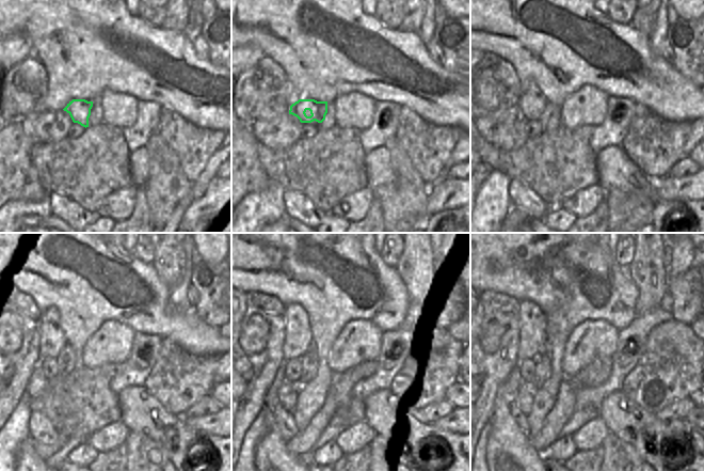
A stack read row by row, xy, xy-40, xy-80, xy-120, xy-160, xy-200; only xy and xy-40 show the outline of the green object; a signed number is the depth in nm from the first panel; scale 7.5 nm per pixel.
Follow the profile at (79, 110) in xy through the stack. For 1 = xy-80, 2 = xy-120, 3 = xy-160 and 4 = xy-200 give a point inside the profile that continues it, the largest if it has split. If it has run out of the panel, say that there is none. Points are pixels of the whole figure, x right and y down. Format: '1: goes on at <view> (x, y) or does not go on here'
1: goes on at xy-80 (532, 104)
2: goes on at xy-120 (52, 341)
3: goes on at xy-160 (297, 340)
4: goes on at xy-200 (532, 320)

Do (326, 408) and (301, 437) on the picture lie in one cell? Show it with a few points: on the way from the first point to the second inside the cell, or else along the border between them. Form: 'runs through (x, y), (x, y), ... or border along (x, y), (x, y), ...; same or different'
runs through (323, 415), (308, 432); same

